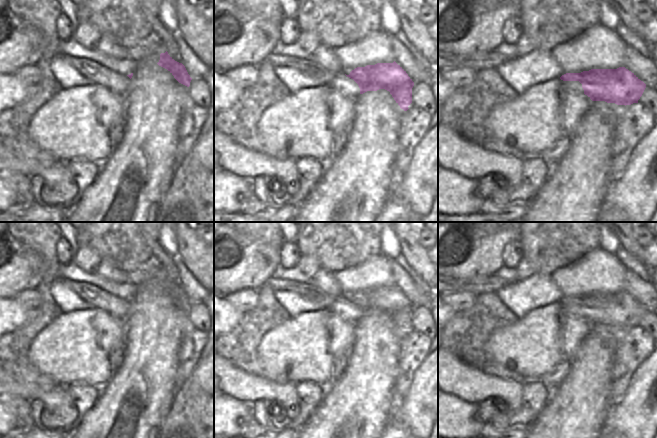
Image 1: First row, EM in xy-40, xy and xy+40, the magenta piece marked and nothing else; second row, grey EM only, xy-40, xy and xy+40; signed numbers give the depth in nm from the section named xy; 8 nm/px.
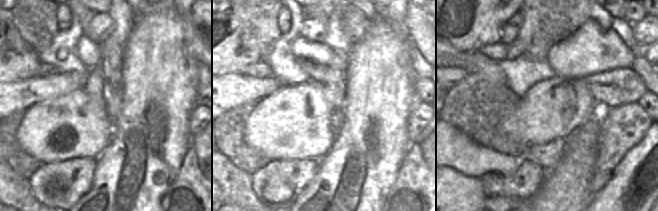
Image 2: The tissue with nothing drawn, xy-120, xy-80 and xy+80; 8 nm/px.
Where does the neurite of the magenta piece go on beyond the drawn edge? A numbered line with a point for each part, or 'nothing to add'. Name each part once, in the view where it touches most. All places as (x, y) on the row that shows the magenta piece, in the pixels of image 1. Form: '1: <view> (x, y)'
1: xy+40 (574, 86)

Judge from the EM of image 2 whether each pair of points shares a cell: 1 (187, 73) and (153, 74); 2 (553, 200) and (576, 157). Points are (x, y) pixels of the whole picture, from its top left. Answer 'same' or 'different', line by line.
1: same
2: same

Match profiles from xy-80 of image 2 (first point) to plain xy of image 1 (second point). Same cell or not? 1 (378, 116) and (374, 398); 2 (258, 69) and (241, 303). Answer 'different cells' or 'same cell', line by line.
1: same cell
2: same cell

